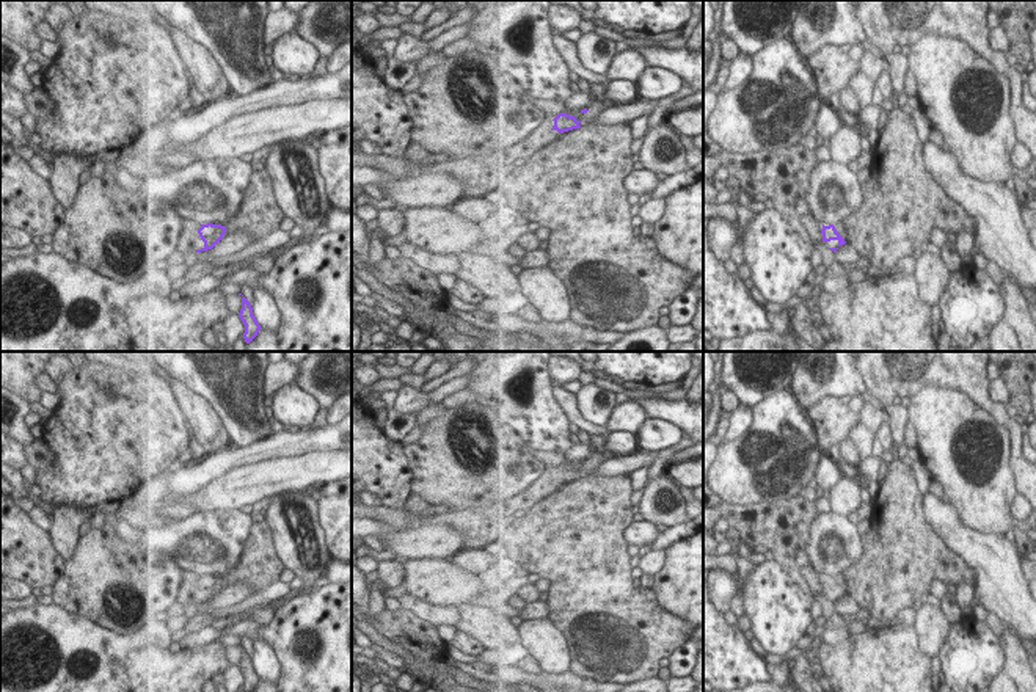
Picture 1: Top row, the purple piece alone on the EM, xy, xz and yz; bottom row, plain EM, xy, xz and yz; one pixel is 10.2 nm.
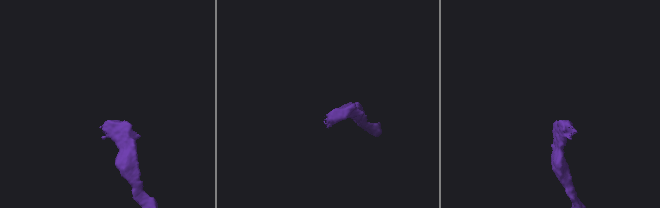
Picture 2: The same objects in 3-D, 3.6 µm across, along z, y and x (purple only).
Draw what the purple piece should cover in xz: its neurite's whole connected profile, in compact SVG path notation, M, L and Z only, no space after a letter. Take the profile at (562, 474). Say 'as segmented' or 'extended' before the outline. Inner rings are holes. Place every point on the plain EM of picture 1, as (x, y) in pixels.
extended; M559 464L554 471L545 471L534 483L526 488L510 512L527 512L542 499L557 491L564 483L579 480L581 472L567 464Z

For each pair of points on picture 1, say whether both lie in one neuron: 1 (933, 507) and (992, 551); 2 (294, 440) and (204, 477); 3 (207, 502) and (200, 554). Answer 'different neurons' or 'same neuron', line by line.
1: same neuron
2: same neuron
3: different neurons

